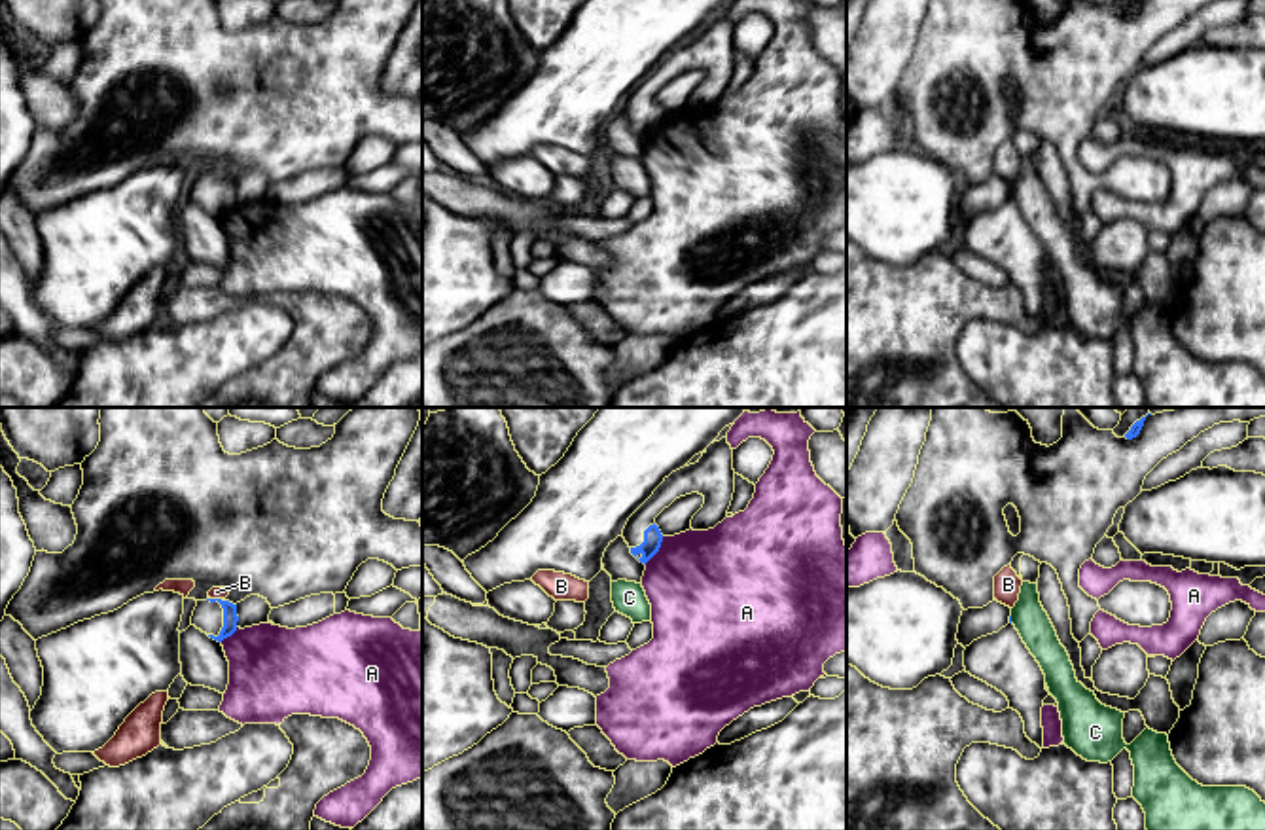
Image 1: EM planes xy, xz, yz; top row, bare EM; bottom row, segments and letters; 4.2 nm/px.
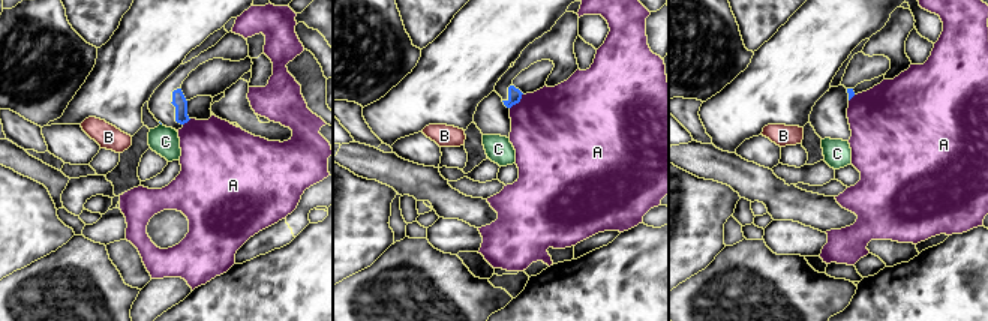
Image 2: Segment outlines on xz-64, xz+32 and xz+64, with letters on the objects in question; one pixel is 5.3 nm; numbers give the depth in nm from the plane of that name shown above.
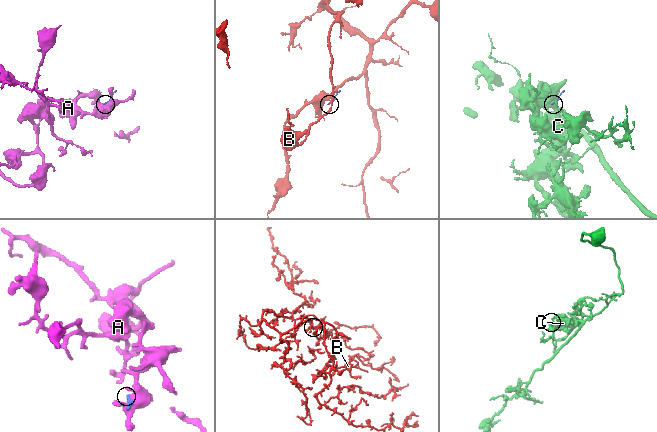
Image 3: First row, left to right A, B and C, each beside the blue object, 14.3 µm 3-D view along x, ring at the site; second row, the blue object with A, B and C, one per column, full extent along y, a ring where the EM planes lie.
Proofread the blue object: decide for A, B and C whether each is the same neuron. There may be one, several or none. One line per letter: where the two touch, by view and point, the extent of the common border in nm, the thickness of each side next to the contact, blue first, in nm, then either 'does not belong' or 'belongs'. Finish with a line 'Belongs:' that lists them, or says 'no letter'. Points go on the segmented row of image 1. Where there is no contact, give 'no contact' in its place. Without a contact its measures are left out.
A: meets blue in xz at (658, 550); contact 150 nm long; 80 nm thick on the blue side, 480 nm on the other; does not belong
B: meets blue in xy at (216, 599); contact 50 nm long; 60 nm thick on the blue side, 50 nm on the other; does not belong
C: meets blue in yz at (1010, 620); contact 30 nm long; 20 nm thick on the blue side, 150 nm on the other; does not belong
Belongs: no letter

